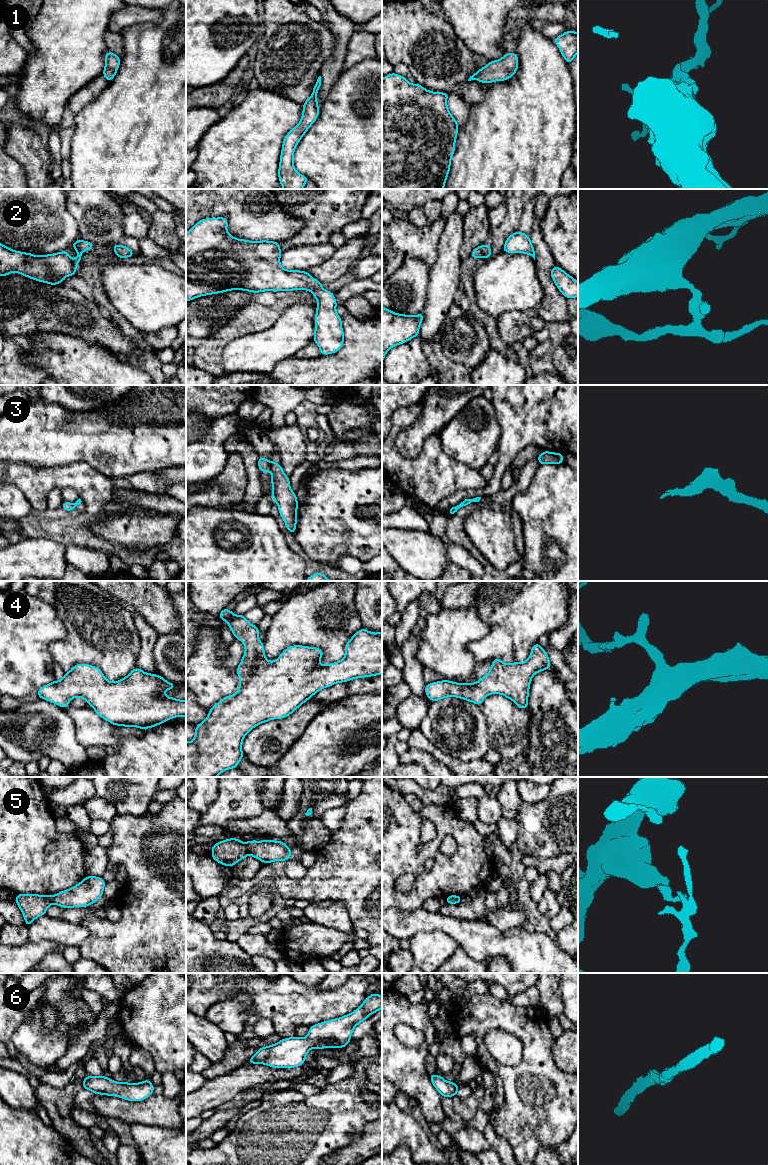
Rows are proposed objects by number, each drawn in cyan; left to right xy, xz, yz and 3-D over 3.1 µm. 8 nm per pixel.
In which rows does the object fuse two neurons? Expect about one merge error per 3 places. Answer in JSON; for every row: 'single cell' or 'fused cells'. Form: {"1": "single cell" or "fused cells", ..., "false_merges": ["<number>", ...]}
{"1": "single cell", "2": "single cell", "3": "fused cells", "4": "single cell", "5": "fused cells", "6": "single cell", "false_merges": ["3", "5"]}

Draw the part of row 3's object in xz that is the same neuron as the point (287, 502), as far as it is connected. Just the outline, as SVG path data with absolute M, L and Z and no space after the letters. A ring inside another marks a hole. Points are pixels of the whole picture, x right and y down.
M271 461L271 484L273 486L272 498L277 503L279 514L284 520L288 531L296 531L298 500L290 488L289 477L284 474L281 464Z

